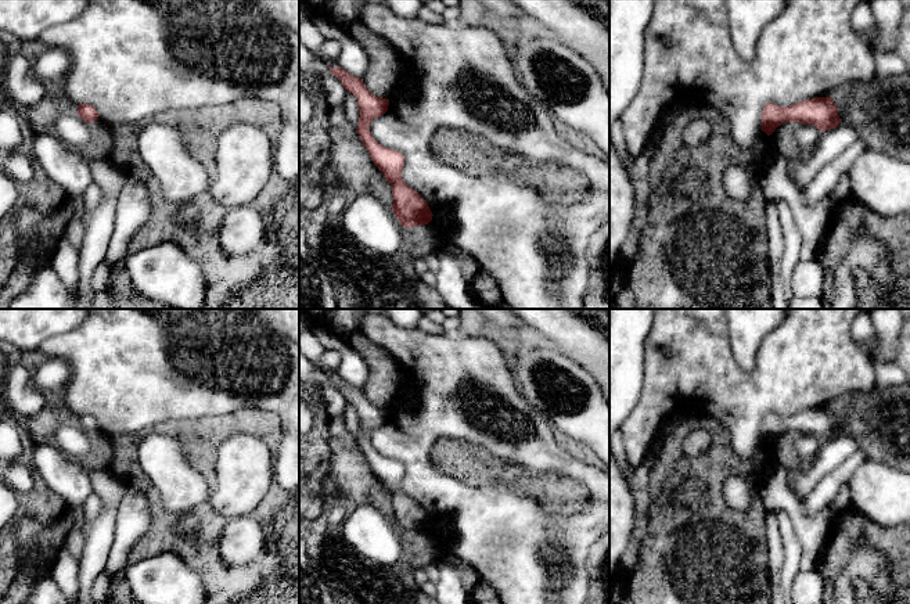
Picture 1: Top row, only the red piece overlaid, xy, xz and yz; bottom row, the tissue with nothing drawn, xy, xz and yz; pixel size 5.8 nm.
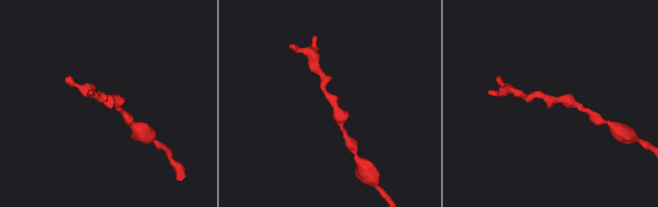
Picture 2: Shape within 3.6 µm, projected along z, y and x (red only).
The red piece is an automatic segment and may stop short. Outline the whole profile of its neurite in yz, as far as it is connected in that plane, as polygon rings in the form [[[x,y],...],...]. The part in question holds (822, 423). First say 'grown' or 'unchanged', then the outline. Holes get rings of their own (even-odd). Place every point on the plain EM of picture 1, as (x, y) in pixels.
unchanged | [[[831,407],[808,409],[789,417],[780,417],[773,413],[765,416],[760,435],[767,446],[773,445],[776,438],[787,432],[812,435],[826,442],[835,439],[841,429]]]

